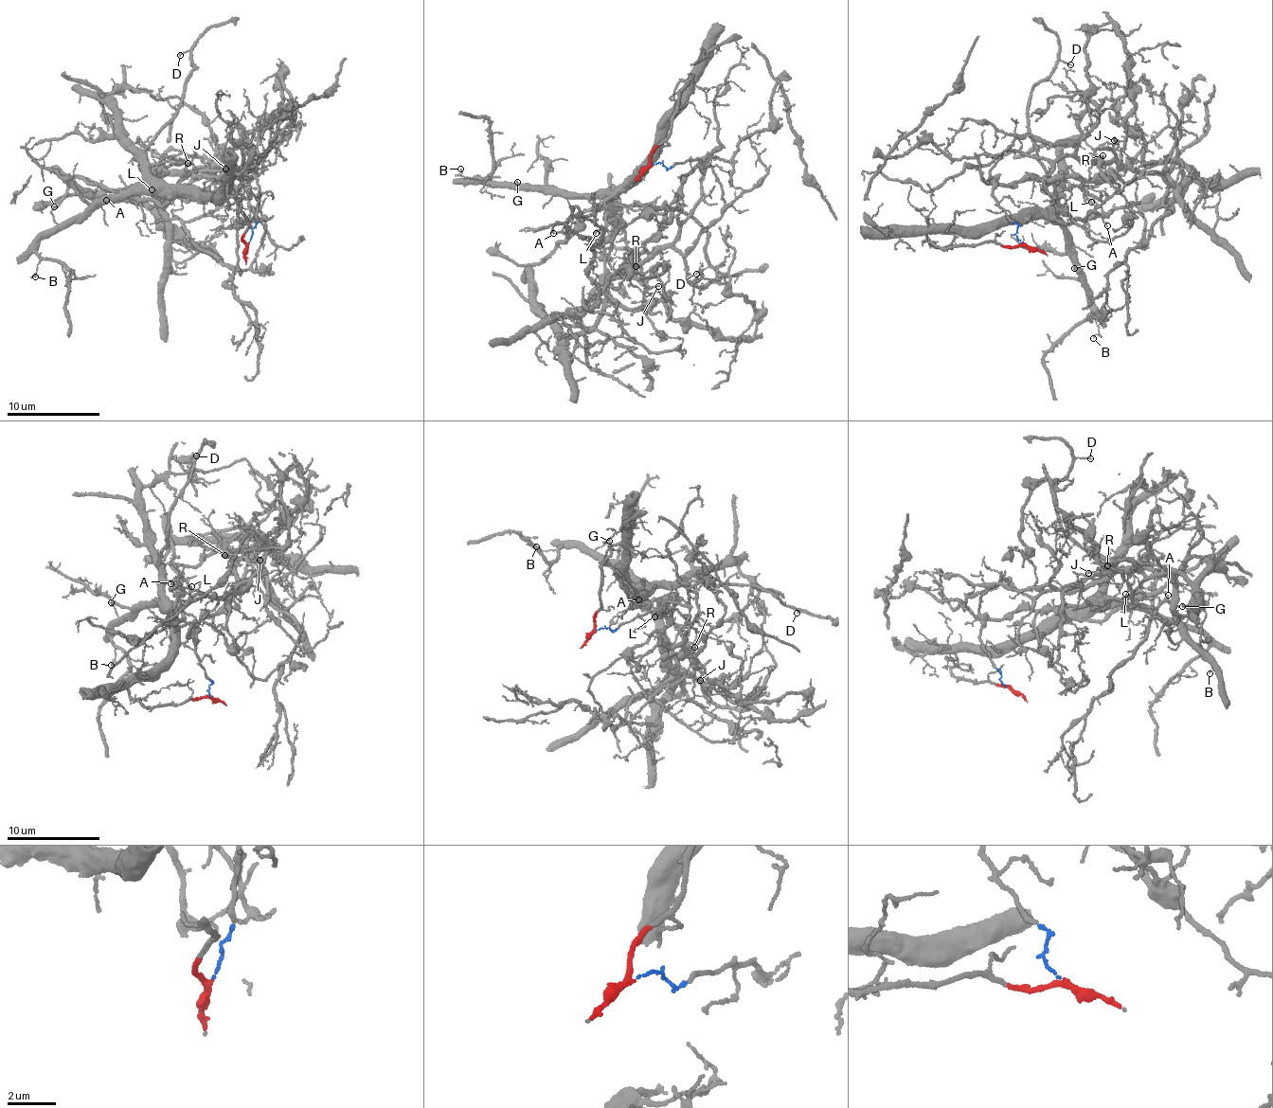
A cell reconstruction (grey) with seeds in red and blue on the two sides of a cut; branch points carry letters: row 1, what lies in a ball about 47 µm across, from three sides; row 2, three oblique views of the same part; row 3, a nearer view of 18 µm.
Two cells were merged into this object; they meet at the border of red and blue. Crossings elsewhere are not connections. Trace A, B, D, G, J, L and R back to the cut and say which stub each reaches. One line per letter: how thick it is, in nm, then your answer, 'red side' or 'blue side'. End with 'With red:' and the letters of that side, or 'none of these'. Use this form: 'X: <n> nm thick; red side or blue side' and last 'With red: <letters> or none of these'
A: 110 nm thick; red side
B: 70 nm thick; red side
D: 130 nm thick; red side
G: 160 nm thick; red side
J: 100 nm thick; blue side
L: 110 nm thick; red side
R: 100 nm thick; red side
With red: A, B, D, G, L, R

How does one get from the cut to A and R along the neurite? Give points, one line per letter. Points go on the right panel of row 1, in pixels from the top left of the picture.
A: (1024, 243), (939, 247), (926, 236), (977, 236), (1002, 223), (1044, 216), (1084, 223), (1101, 216), (1108, 225)
R: (1024, 243), (939, 247), (926, 236), (977, 236), (1002, 223), (1037, 217), (1062, 191), (1098, 184), (1103, 155)

